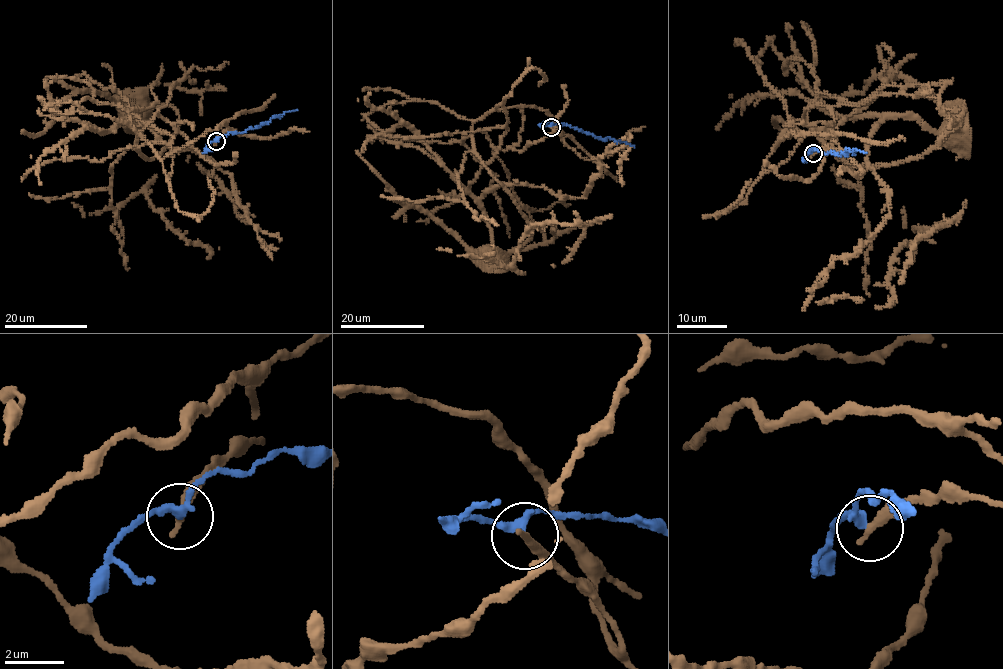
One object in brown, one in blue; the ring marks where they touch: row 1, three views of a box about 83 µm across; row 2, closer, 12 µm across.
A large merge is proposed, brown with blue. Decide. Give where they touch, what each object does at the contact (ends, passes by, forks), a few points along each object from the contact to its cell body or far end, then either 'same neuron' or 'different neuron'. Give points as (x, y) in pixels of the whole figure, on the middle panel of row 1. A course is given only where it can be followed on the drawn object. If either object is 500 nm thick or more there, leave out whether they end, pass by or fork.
at (551, 127); brown ends there; blue passes by; brown runs (551, 127), (565, 142), (539, 108), (473, 123), (474, 154), (531, 227), (485, 259); blue runs (551, 126), (569, 124), (594, 136), (634, 147); different neuron

